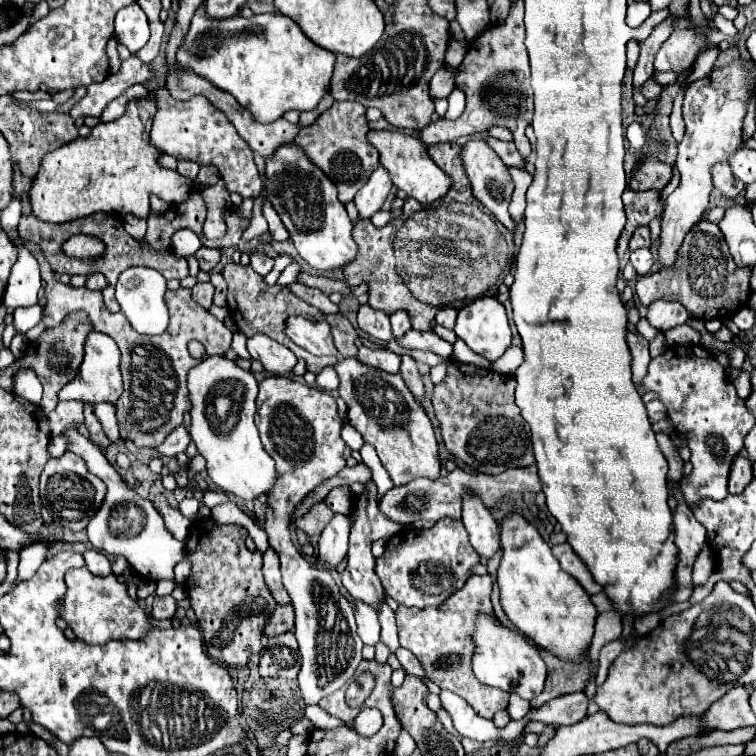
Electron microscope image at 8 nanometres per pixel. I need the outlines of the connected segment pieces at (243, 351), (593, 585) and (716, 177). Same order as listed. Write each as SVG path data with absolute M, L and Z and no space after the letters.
M237 330L237 332L235 332L235 336L233 336L233 344L231 344L231 348L233 348L241 358L245 358L245 360L247 360L247 358L249 358L249 356L247 356L249 352L247 352L247 348L245 348L245 340L247 340L247 338L245 338L245 334Z
M569 544L553 546L553 556L559 560L561 568L563 568L565 572L569 572L589 594L601 592L601 586L593 580L593 576L589 574L587 566L581 562L581 558L577 558L577 554L573 552L573 548L571 548Z
M717 162L717 166L713 166L713 186L721 190L725 198L735 198L745 188L745 184L735 178L727 162Z

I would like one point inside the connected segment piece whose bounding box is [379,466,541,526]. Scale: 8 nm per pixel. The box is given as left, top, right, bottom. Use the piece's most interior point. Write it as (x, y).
(423, 499)

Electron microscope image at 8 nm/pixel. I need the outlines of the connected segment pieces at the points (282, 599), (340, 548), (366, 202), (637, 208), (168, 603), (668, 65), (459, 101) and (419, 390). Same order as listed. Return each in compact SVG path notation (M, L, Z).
M269 548L263 554L263 574L265 574L265 582L275 598L277 604L289 604L289 594L281 582L281 570L279 570L279 562L277 562L277 554L273 548Z
M335 514L331 524L319 538L319 550L315 554L317 570L335 570L347 554L349 544L349 518Z
M383 166L373 170L369 182L357 192L357 196L353 200L359 210L359 220L371 218L377 210L381 210L391 188L393 188L393 182L389 178L389 172Z
M625 190L623 204L625 204L625 214L627 214L627 224L625 224L621 238L619 238L619 244L617 244L619 258L625 256L629 238L637 226L649 224L653 218L663 214L663 204L659 200L659 192L655 192L655 190L649 190L649 192Z
M173 596L155 598L155 602L153 602L153 610L151 610L151 616L153 616L153 618L159 618L159 620L169 620L169 618L173 618L175 608L177 608L177 602L173 600Z
M675 30L659 48L655 56L655 70L685 72L697 60L697 54L707 46L707 36L695 30Z
M455 88L447 100L449 100L449 108L447 108L443 118L447 118L447 120L459 118L463 114L463 110L465 110L465 94Z
M403 356L401 376L403 376L407 388L411 390L411 394L421 402L423 396L425 396L425 388L423 388L423 382L421 382L421 374L419 374L419 370L415 366L415 360L411 356Z

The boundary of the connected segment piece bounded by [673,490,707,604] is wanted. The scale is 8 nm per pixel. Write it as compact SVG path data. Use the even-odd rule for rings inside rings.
M675 490L675 496L679 500L679 506L673 514L673 526L675 526L675 544L679 548L679 564L675 570L675 580L677 580L677 590L675 590L675 602L687 602L689 594L693 594L693 564L697 560L697 554L705 546L707 530L701 526L695 518L693 512L685 506L685 500L681 494Z

